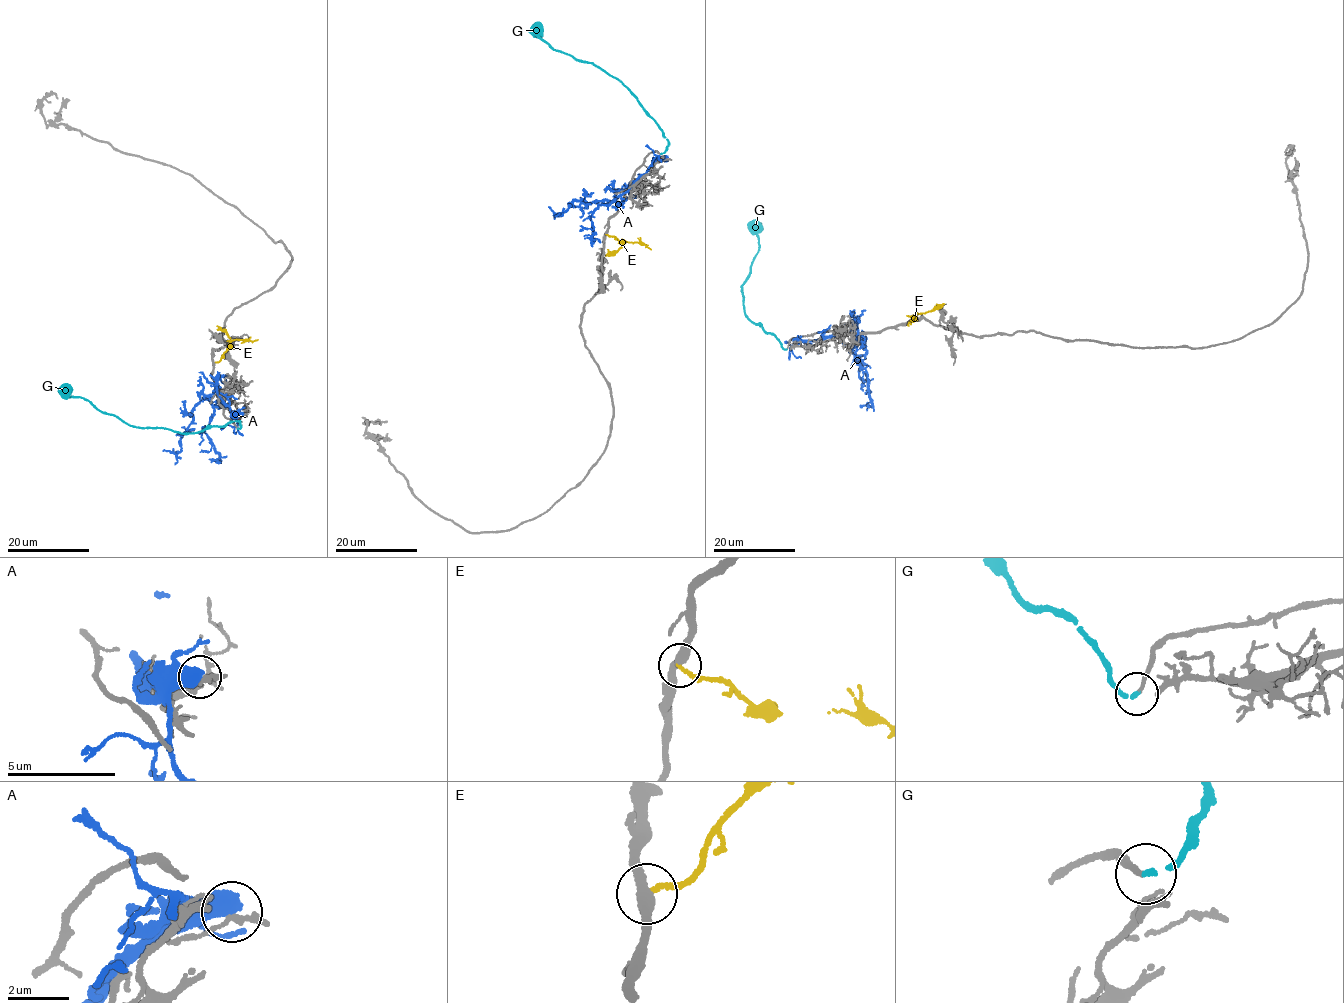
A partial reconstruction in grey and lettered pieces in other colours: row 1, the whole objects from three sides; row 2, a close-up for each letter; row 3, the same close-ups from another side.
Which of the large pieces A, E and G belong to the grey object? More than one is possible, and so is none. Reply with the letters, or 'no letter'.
G

